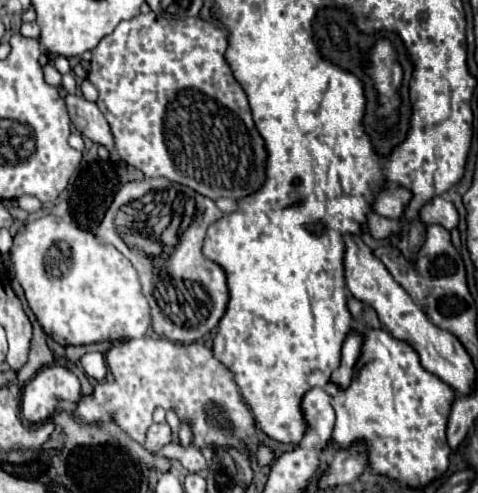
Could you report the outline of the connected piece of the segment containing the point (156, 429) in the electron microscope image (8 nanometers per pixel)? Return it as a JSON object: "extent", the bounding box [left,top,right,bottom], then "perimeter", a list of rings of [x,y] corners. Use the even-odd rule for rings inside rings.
{"extent":[143,423,171,455],"perimeter":[[[153,423],[149,427],[149,431],[147,431],[147,439],[145,439],[143,447],[149,453],[157,455],[161,451],[161,447],[165,447],[167,443],[171,443],[171,429],[169,429],[169,425],[167,423],[161,423],[161,425]]]}

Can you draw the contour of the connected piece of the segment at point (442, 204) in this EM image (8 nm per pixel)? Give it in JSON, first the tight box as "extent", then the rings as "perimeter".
{"extent":[421,197,459,229],"perimeter":[[[433,197],[423,209],[421,209],[421,219],[431,225],[439,223],[445,229],[457,229],[459,225],[459,213],[457,207],[447,199],[447,197]]]}

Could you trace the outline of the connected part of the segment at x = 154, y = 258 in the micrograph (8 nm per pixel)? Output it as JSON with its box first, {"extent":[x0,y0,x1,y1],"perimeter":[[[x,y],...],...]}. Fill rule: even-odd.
{"extent":[97,177,229,343],"perimeter":[[[163,177],[123,185],[107,209],[97,229],[97,239],[117,247],[137,269],[141,291],[151,307],[151,327],[159,337],[193,343],[213,331],[223,317],[229,299],[225,273],[201,253],[207,225],[221,215],[209,197]],[[163,271],[171,275],[173,281],[163,281]],[[189,283],[197,283],[201,295],[191,295]]]}

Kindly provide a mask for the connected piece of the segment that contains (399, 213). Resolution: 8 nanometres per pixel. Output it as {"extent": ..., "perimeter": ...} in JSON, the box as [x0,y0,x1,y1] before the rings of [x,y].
{"extent":[373,187,411,219],"perimeter":[[[389,187],[377,193],[375,203],[373,203],[373,211],[389,217],[389,219],[401,219],[403,217],[403,209],[409,203],[411,193],[407,189],[401,187]]]}

